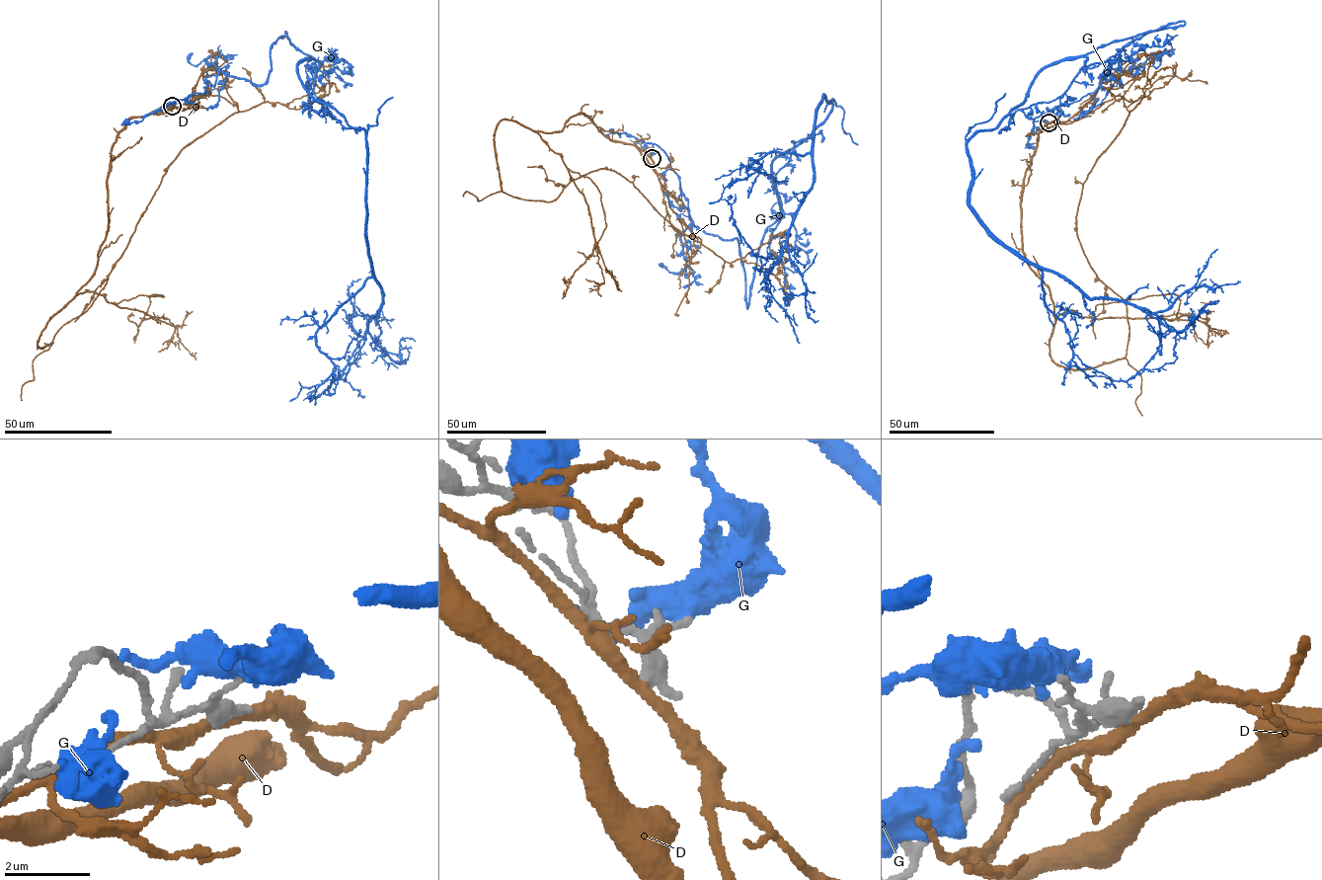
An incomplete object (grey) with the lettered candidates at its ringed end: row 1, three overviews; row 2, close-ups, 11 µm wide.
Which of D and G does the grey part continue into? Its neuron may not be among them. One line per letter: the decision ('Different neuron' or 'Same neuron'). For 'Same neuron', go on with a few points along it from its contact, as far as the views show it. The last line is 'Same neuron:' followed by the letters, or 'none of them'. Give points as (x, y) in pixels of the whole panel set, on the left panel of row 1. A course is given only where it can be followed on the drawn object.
D: Different neuron
G: Different neuron
Same neuron: none of them

